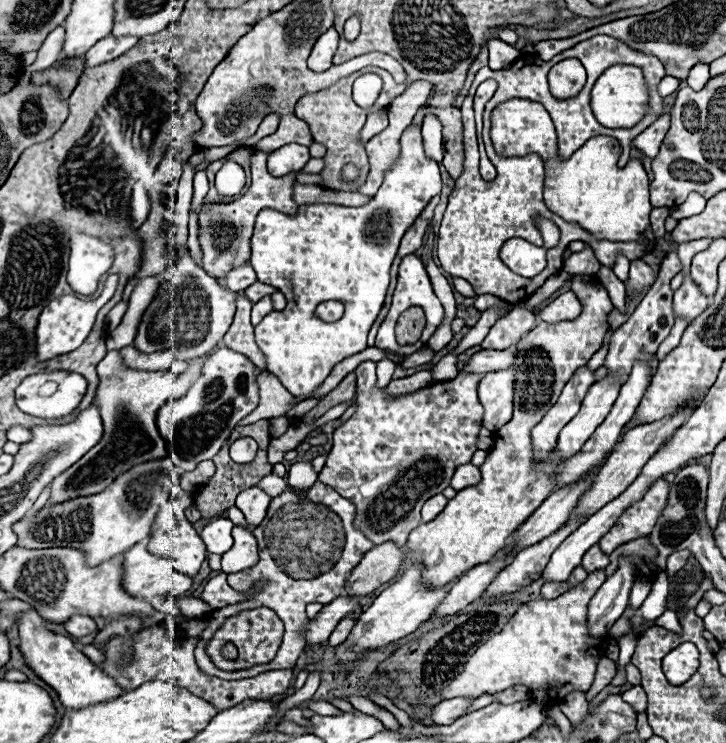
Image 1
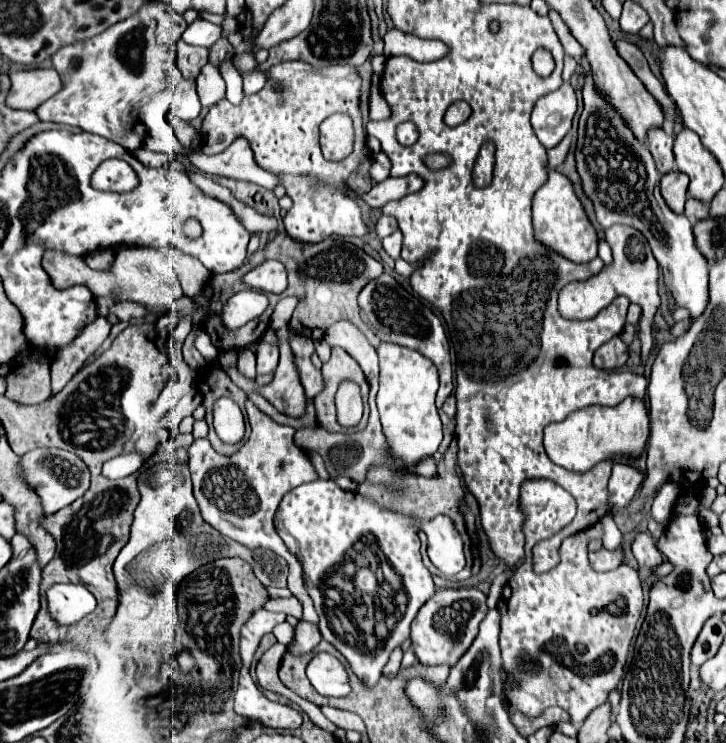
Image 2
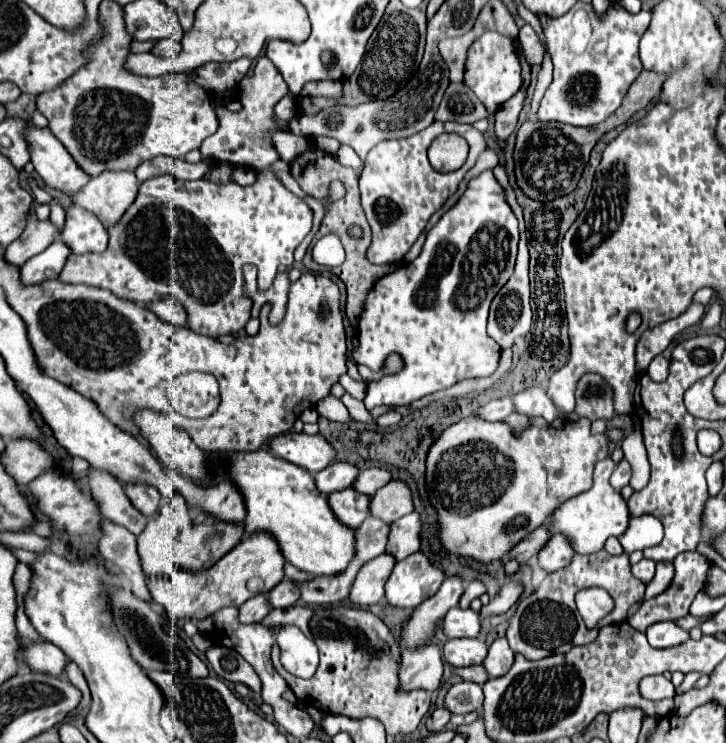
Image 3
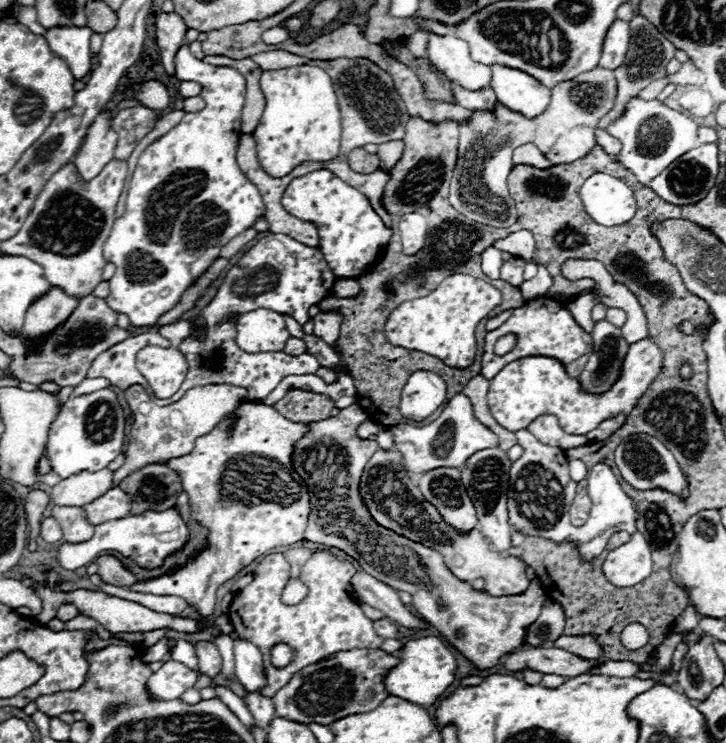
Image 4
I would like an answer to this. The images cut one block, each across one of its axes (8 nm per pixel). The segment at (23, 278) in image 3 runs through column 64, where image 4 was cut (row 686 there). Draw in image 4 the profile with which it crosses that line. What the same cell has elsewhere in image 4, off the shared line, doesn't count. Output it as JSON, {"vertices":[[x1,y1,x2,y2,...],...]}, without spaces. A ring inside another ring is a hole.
{"vertices":[[236,638,234,640,234,660,236,660,234,672,240,678,240,684,244,684,248,692,260,690,266,682,260,650,250,640]]}

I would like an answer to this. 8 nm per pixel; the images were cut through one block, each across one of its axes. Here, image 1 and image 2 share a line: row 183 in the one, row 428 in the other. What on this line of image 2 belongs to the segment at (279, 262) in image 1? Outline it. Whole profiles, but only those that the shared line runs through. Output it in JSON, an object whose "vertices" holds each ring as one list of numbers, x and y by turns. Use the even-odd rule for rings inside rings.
{"vertices":[[382,342,378,348,380,356,380,390,376,404,384,434,390,442,392,456,400,458,406,468,414,466,418,460,432,456,442,442,442,424,434,398,438,392,438,372,436,366,420,356,416,350,406,346,396,346,392,342]]}

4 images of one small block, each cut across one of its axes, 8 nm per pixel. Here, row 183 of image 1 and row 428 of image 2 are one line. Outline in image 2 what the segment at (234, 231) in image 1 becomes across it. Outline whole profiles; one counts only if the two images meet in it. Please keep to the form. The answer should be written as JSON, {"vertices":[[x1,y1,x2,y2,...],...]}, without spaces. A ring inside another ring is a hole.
{"vertices":[[246,402,246,412,250,416,252,434,248,442,234,456,220,456,212,450,206,438,194,440,188,448,190,456,190,472,194,482,194,498,202,510,204,520,214,526,220,534,248,546,248,548,268,548,282,556,290,566,288,588,304,606,304,620,318,622,318,614,314,610,314,602,304,584,304,570,296,556,284,548,280,536,274,530,274,512,292,488,318,480,318,472,314,470,306,452,302,452,294,444,294,428,276,424,270,416,262,414,252,402]]}

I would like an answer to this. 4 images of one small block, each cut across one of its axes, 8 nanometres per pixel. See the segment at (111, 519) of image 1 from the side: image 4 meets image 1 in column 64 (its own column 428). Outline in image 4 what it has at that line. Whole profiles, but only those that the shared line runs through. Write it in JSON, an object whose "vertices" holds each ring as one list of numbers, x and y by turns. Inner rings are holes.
{"vertices":[[376,450,374,456,368,460,362,482,360,482,360,494,364,496,364,502,372,518,378,524,384,524,386,528,392,528,394,532,400,532,402,536,408,536,410,540,416,540,440,552,444,558,444,564,460,580,472,582,476,578,482,578,488,594,492,596,524,592,530,584,526,576,526,562,522,558,500,556,498,552,494,552,478,528,470,530,468,534,460,534,456,528,446,524,440,512,422,496,418,486,410,482,412,478,402,464,404,464,402,452,398,450]]}

